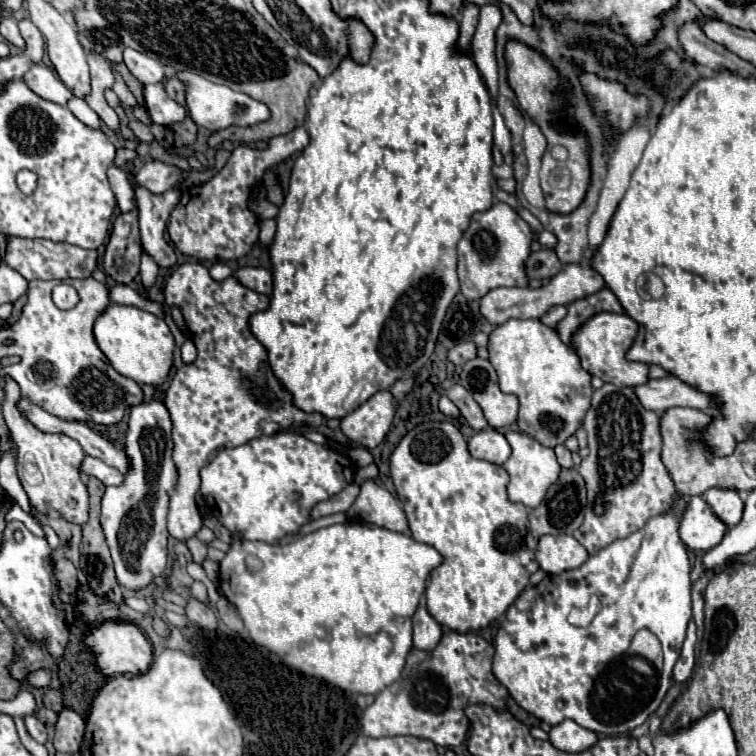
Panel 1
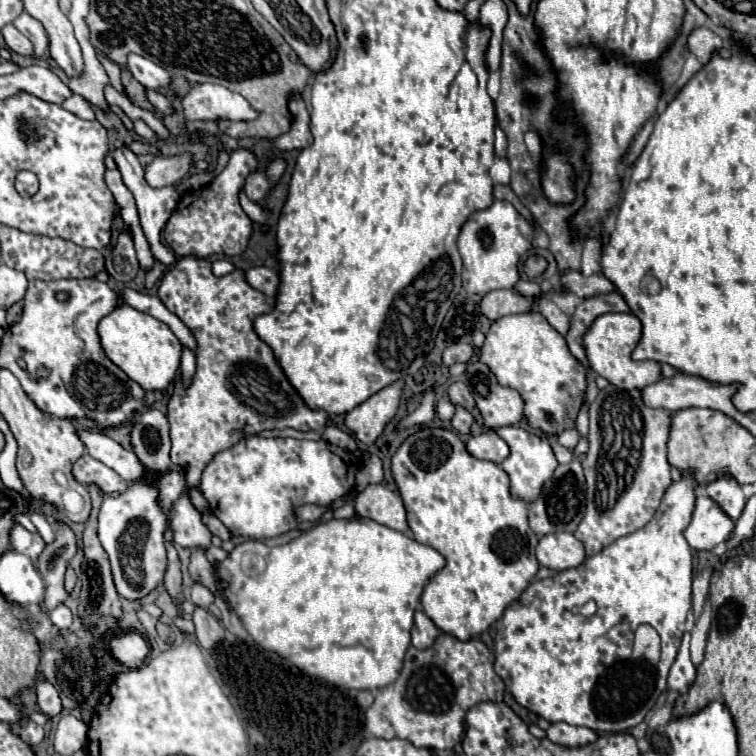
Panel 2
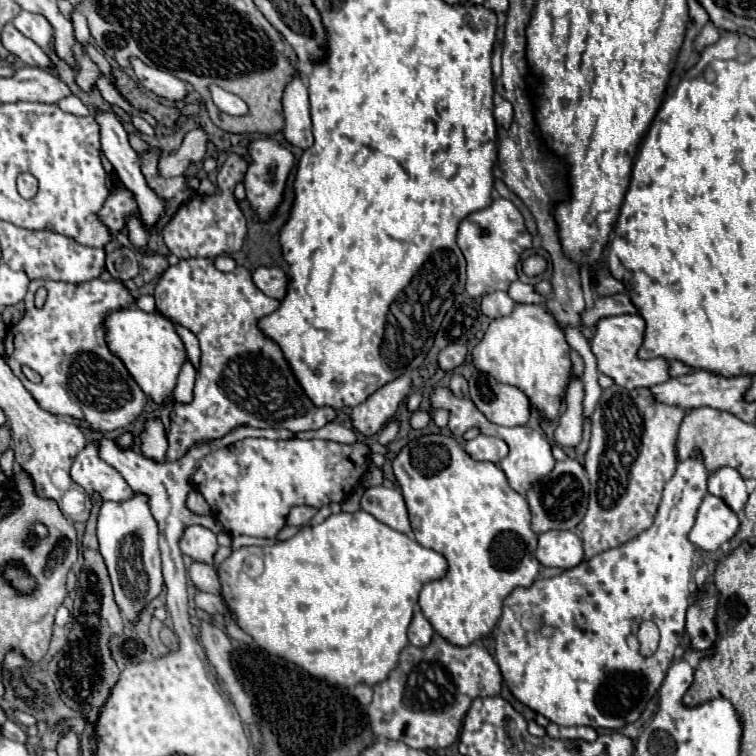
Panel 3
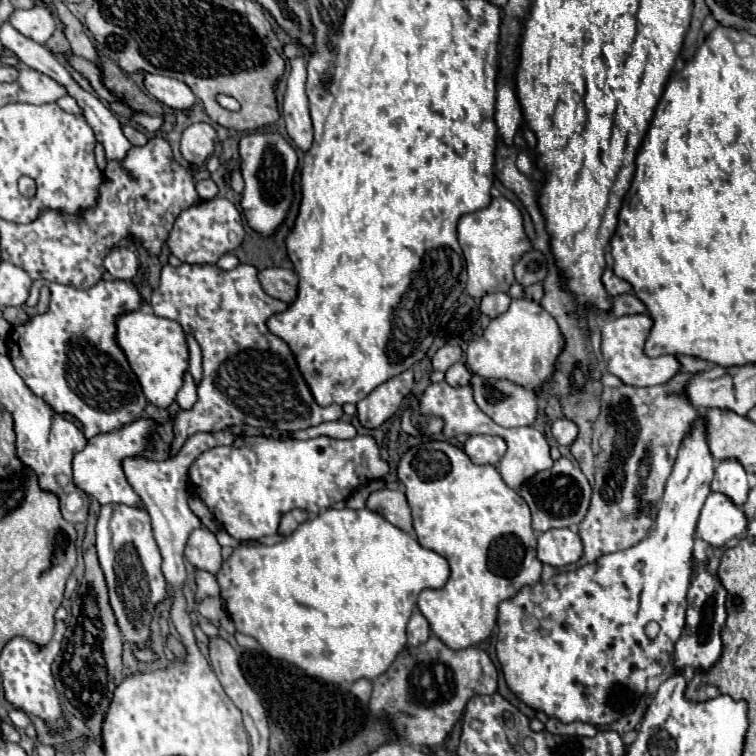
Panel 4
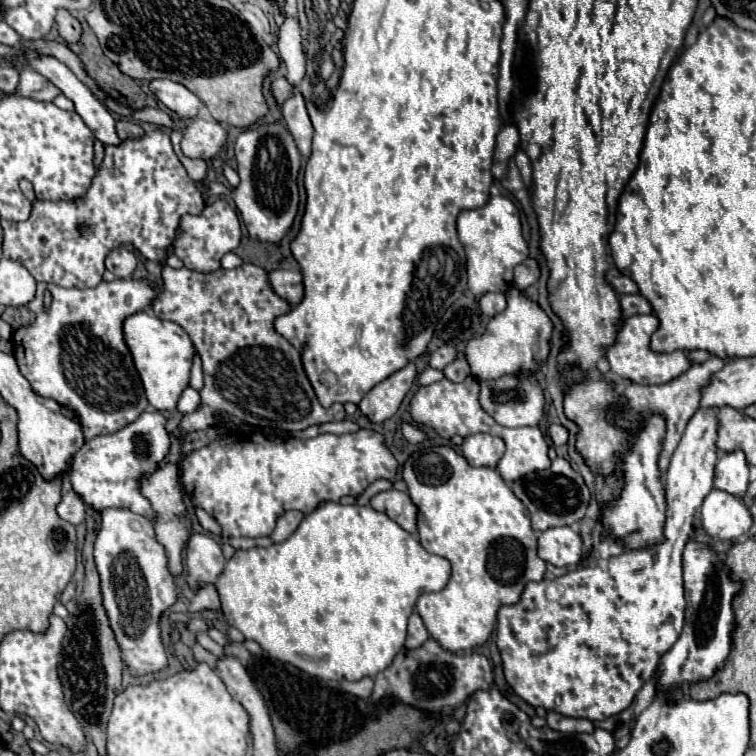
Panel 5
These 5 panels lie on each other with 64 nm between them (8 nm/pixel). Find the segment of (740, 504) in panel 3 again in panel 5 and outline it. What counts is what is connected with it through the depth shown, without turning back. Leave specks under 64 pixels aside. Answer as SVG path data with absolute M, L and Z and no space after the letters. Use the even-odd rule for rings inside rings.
M742 450L726 452L716 462L714 488L730 492L734 496L744 496L748 488L748 462Z

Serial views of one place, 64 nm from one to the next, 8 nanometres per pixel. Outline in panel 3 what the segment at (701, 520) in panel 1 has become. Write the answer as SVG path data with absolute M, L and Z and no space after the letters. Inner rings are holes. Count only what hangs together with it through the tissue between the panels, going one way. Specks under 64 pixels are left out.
M708 494L698 510L696 524L690 532L690 542L702 550L718 550L738 532L738 528L738 514L728 508L722 498Z

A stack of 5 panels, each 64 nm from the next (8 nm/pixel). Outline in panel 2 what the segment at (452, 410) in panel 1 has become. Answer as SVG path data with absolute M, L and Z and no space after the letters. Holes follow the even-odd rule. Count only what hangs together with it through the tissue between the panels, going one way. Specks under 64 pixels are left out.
M442 397L439 399L436 405L436 413L438 412L438 417L443 421L447 422L452 419L455 414L454 405L450 402L447 397Z

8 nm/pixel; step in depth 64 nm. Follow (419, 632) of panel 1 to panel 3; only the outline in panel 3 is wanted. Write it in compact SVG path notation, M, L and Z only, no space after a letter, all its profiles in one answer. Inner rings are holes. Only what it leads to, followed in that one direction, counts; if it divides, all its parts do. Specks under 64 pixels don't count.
M416 610L414 618L412 618L410 626L408 626L408 642L412 646L428 646L432 634L434 634L434 628L424 618L424 614L420 610Z

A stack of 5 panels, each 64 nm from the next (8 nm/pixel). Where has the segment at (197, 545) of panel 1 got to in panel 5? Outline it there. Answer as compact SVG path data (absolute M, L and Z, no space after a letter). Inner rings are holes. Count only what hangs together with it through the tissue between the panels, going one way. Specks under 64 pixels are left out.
M204 586L196 592L194 600L190 602L190 608L188 612L190 614L196 614L196 612L202 612L202 610L214 610L214 612L220 612L220 600L218 600L218 592L214 586Z

